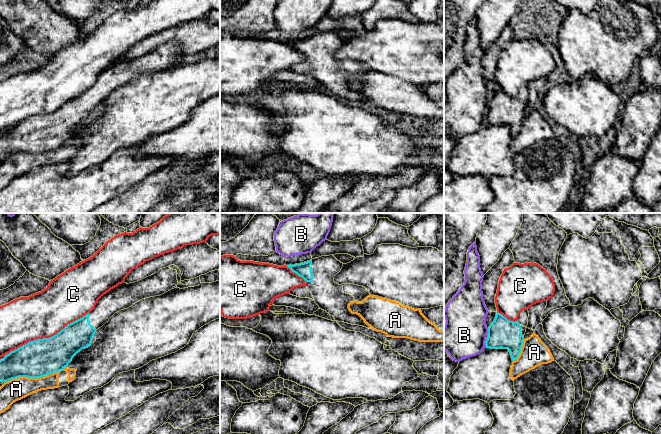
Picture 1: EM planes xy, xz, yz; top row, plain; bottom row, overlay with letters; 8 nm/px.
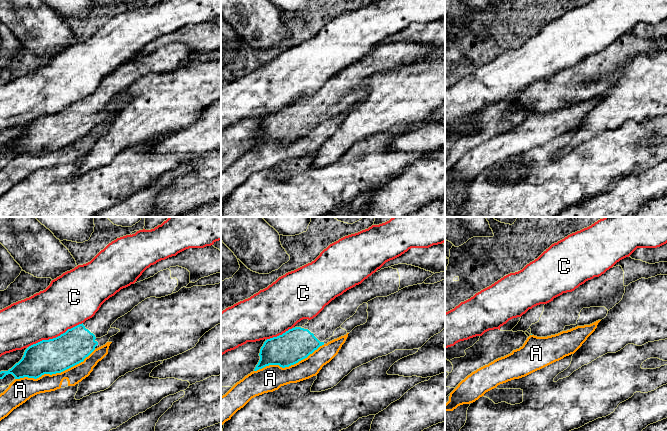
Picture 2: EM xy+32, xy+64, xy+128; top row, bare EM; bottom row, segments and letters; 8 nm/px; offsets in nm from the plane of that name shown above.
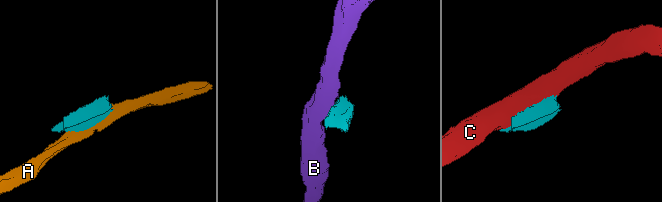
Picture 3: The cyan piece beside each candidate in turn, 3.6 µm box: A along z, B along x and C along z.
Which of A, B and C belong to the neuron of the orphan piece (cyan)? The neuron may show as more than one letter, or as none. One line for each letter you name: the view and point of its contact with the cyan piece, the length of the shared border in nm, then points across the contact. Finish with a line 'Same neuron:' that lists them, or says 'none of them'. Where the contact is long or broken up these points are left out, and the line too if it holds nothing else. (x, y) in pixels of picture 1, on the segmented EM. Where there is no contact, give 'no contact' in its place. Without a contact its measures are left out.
Same neuron: none of them

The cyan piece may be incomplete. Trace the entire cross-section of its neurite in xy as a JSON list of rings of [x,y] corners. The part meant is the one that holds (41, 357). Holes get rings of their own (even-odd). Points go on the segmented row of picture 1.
[[[175,265],[160,269],[157,273],[134,283],[122,283],[104,294],[94,309],[82,318],[68,324],[50,338],[37,339],[11,351],[0,360],[0,381],[8,382],[19,377],[41,378],[62,371],[82,349],[90,347],[96,331],[117,312],[131,307],[138,301],[160,296],[177,287],[181,271]]]

